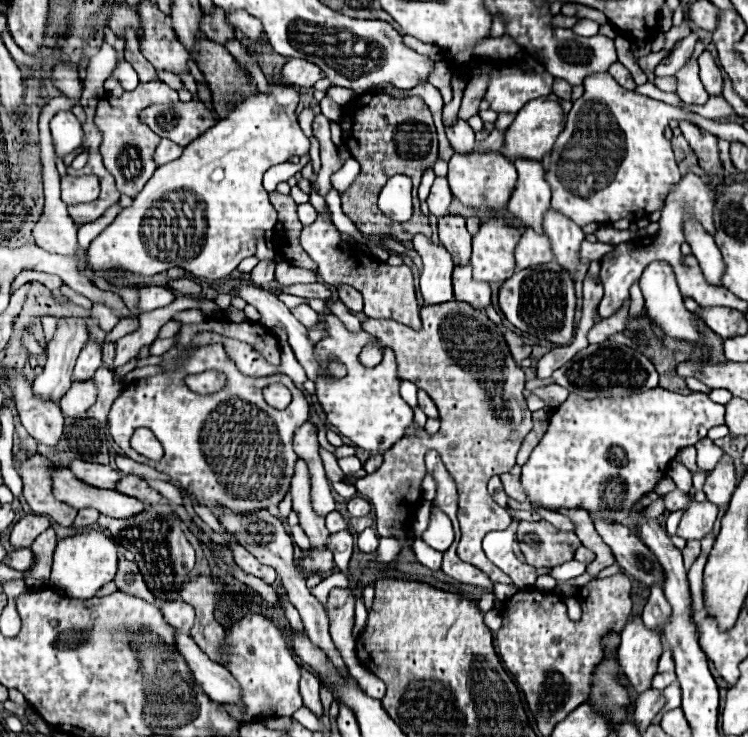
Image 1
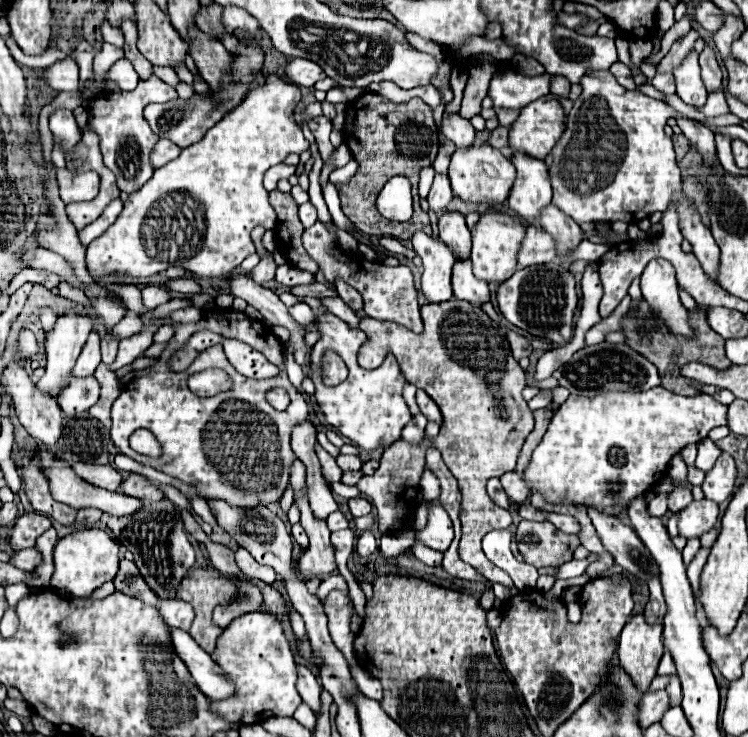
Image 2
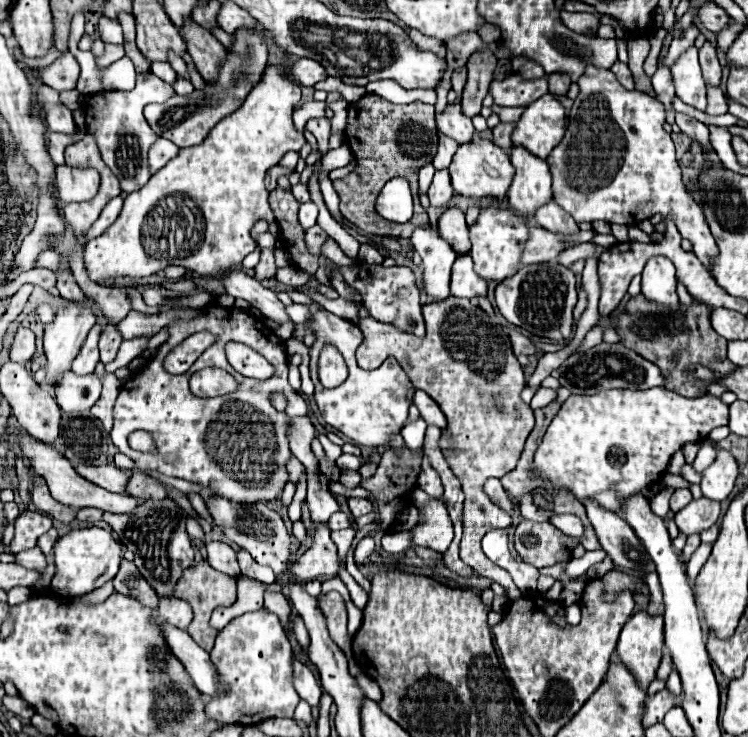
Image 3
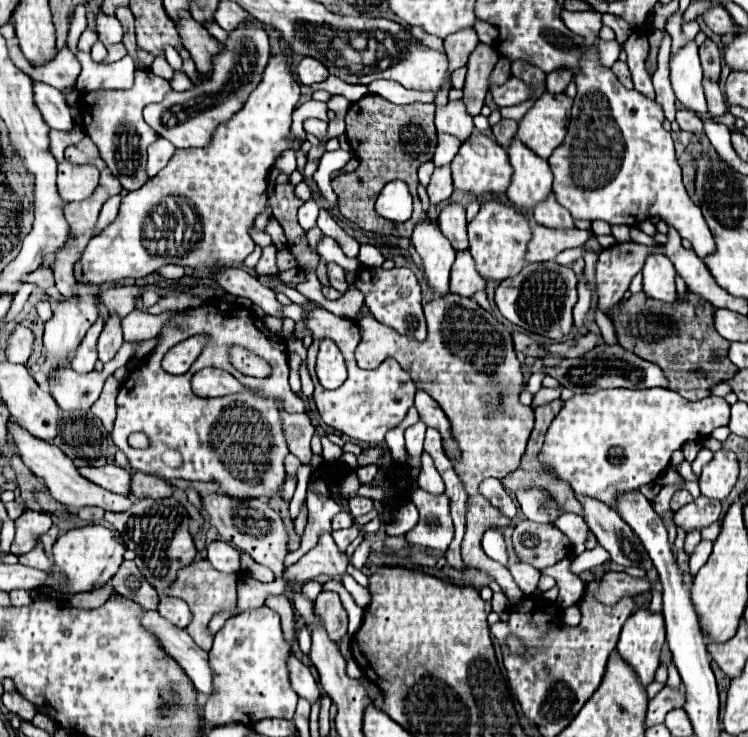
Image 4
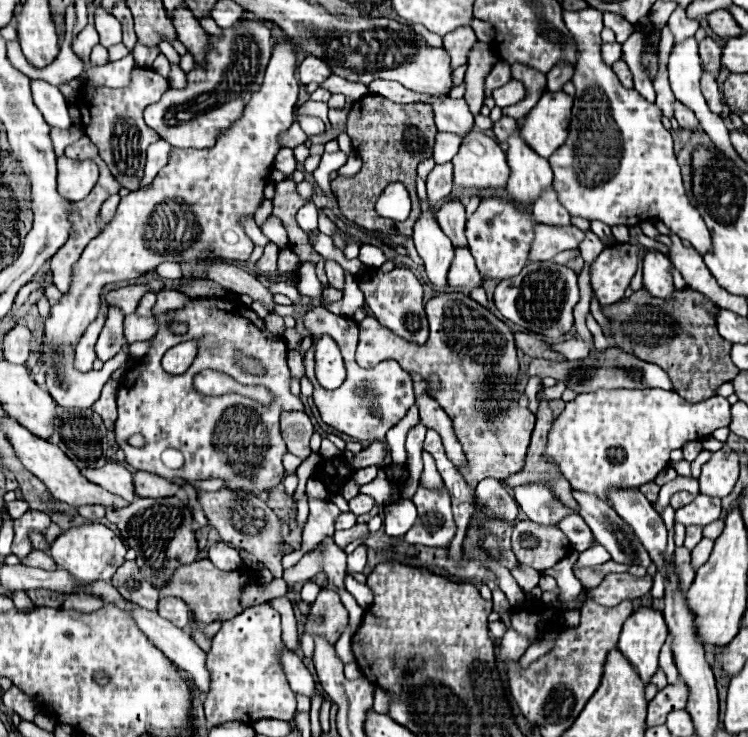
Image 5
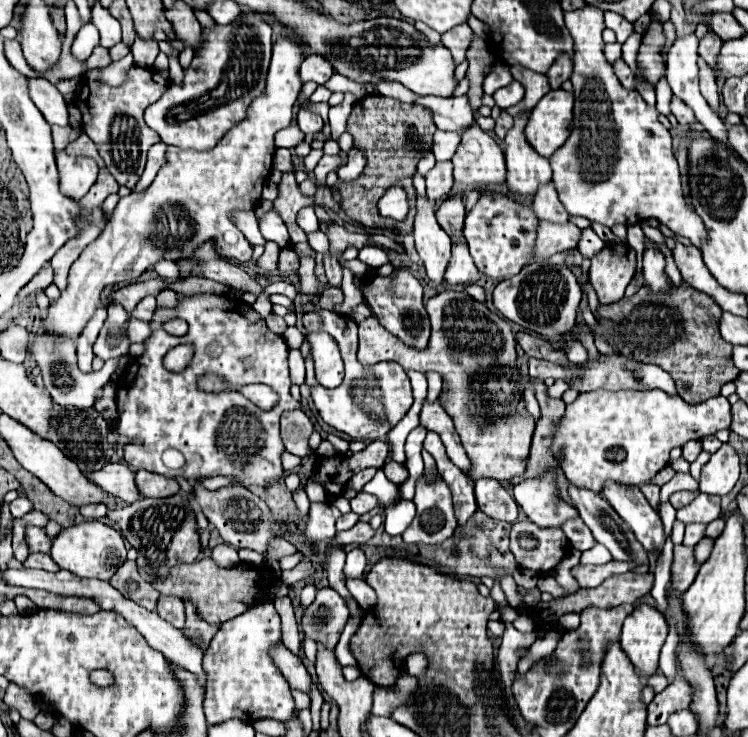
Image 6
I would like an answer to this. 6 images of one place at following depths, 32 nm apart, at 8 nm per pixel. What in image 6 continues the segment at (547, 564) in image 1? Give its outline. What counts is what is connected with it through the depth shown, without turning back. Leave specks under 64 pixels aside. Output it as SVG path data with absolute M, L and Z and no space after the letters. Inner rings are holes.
M528 520L512 524L510 552L520 568L546 574L566 558L568 550L570 544L562 530L544 530Z

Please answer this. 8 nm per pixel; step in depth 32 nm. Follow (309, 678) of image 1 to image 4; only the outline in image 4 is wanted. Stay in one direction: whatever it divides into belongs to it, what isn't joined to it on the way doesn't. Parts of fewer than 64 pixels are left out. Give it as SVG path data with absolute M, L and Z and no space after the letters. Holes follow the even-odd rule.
M290 654L286 658L286 666L288 666L288 676L290 676L290 684L292 684L294 692L298 692L298 696L302 696L302 698L308 698L310 702L318 700L320 690L318 690L314 676L308 670L308 666L304 666L294 654Z

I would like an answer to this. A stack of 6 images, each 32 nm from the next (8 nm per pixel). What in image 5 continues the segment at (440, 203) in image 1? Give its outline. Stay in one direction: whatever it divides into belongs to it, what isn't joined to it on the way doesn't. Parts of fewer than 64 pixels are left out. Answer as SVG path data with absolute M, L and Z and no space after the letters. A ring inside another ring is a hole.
M450 162L436 164L434 170L428 174L426 186L428 186L428 200L432 204L448 198L452 190L452 164Z

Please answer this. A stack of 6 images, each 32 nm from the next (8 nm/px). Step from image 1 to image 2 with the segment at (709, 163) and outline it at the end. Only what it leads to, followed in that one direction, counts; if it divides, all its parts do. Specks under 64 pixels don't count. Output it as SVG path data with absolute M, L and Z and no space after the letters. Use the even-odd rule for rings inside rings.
M678 116L676 122L678 122L678 126L682 128L682 134L698 148L698 152L700 152L702 158L704 158L704 164L706 164L708 168L712 168L712 166L714 166L714 156L716 156L712 132L710 132L706 126L702 126L700 122L690 120L690 118L686 118L686 116Z

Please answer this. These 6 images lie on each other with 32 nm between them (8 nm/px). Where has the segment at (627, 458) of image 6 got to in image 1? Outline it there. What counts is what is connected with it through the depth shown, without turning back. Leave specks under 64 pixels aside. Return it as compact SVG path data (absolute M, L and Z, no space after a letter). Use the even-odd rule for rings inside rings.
M652 388L642 394L630 396L606 396L606 398L582 398L570 394L564 404L556 408L550 418L550 426L540 444L530 454L530 460L522 468L522 486L530 502L540 502L548 508L584 508L600 518L616 520L628 526L630 510L634 502L654 490L654 486L666 476L670 460L686 446L702 440L710 428L724 424L724 406L710 400L708 394L694 392L680 396L664 388Z

